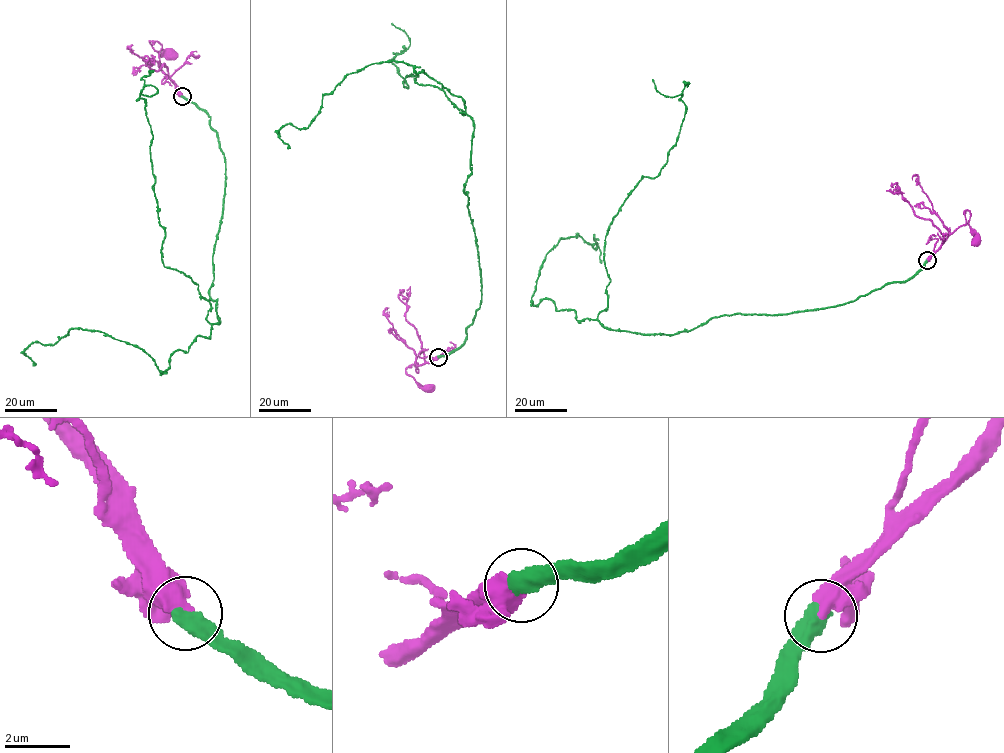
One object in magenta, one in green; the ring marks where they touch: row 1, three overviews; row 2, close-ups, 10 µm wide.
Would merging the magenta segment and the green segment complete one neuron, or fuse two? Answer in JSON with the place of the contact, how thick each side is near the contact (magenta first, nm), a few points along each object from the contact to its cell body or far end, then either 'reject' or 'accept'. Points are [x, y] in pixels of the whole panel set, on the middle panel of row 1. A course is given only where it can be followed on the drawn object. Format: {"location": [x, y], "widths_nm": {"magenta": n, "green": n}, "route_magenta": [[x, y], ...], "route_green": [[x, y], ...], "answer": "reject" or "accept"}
{"location": [438, 357], "widths_nm": {"magenta": 550, "green": 600}, "route_magenta": [[438, 357], [418, 366], [418, 372], [413, 364], [406, 371], [427, 388]], "route_green": [[438, 357], [481, 302], [473, 122], [417, 75], [404, 87], [391, 60], [409, 38], [391, 23]], "answer": "accept"}

